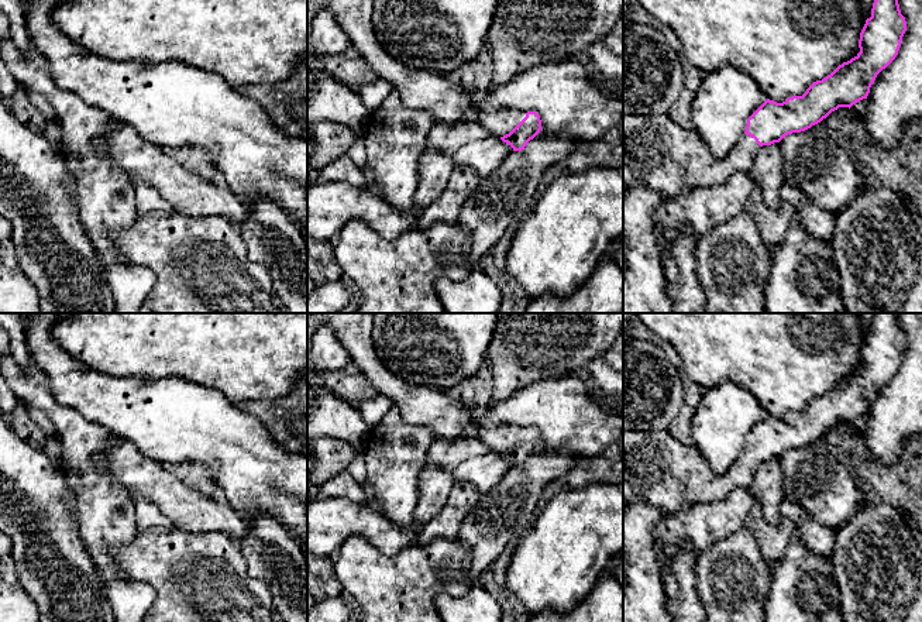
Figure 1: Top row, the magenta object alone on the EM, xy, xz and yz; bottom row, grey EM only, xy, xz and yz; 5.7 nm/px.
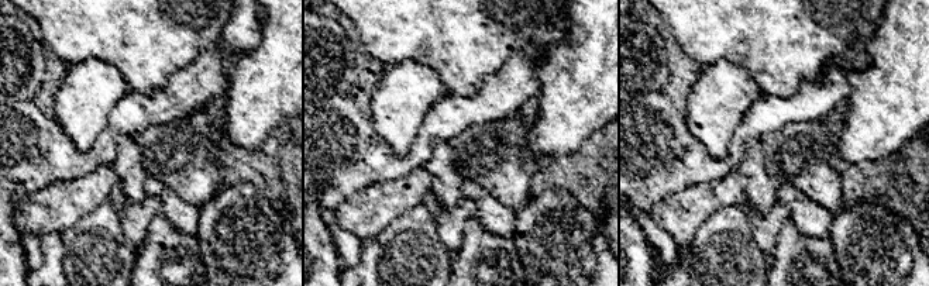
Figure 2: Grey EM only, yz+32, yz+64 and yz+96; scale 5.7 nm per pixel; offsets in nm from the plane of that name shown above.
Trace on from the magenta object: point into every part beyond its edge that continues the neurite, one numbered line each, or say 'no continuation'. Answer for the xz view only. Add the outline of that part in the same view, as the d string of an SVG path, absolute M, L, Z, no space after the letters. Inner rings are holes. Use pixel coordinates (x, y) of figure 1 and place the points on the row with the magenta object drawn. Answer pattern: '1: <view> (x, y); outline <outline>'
1: xz (498, 123); outline M500 110L482 113L477 121L493 137L500 138L509 134L524 117L526 111Z

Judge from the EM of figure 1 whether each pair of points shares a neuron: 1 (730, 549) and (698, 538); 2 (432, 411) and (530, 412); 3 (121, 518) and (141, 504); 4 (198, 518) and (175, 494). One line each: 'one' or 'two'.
1: two
2: two
3: two
4: one

